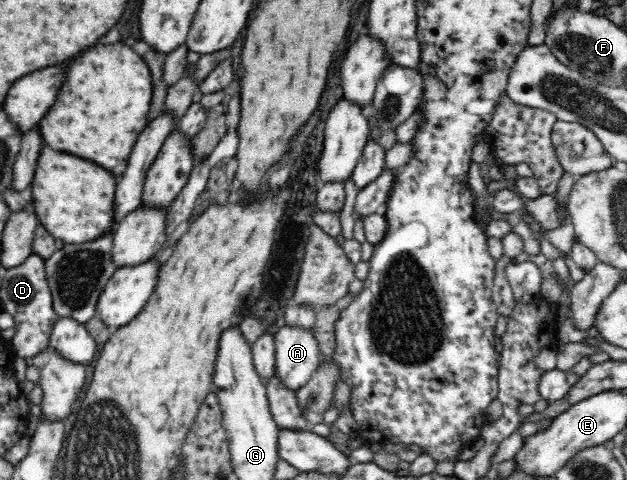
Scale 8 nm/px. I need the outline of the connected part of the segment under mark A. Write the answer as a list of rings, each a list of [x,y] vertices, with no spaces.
[[[284,326],[275,334],[275,375],[282,386],[298,393],[318,369],[318,342],[310,330]]]

